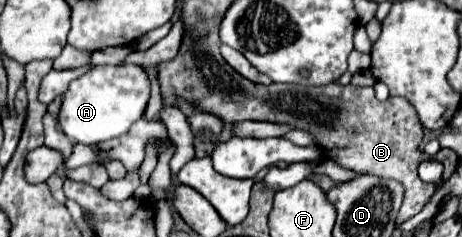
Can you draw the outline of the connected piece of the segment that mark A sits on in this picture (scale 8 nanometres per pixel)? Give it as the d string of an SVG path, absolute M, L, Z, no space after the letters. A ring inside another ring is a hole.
M98 65L74 79L62 97L58 127L72 143L98 145L124 135L134 121L144 115L150 97L150 83L142 67Z

